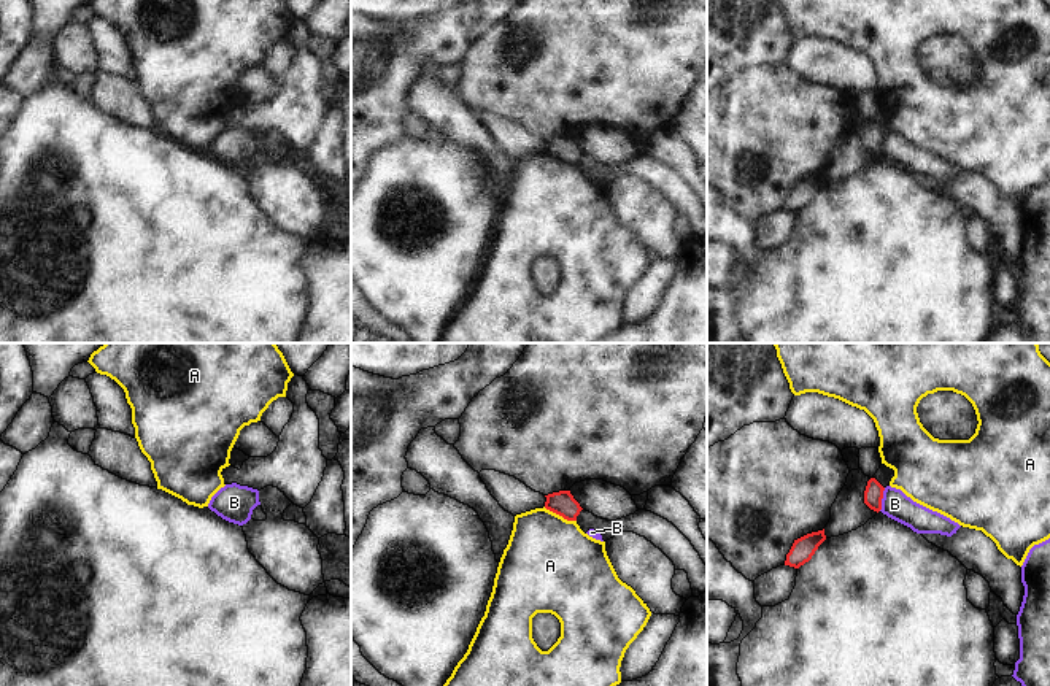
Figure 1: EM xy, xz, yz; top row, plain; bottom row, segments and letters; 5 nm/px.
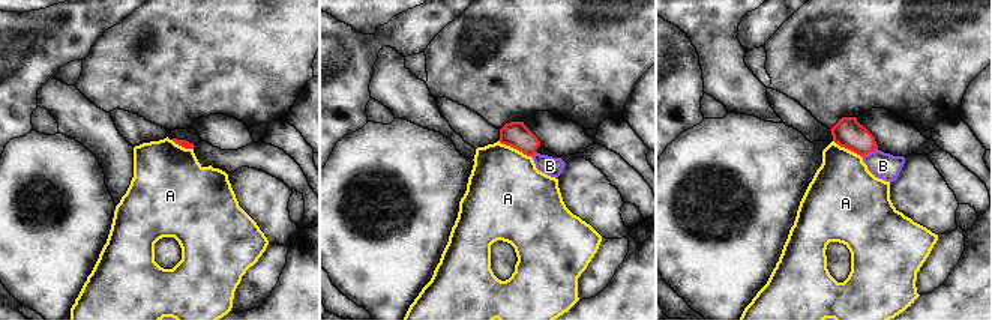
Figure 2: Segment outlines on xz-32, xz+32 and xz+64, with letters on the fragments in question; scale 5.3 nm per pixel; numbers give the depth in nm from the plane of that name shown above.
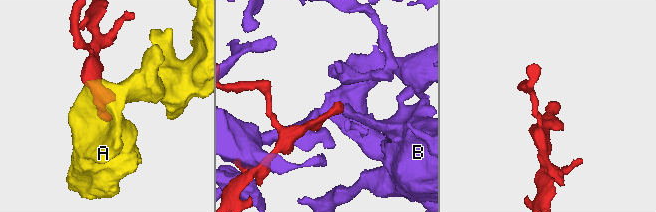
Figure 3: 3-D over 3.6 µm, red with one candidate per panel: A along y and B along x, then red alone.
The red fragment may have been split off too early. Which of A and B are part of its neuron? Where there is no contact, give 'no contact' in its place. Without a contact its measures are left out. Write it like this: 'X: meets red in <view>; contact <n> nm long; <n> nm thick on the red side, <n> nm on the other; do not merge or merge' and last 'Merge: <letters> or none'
A: meets red in xz; contact 180 nm long; 120 nm thick on the red side, 460 nm on the other; do not merge
B: meets red in yz; contact 120 nm long; 100 nm thick on the red side, 140 nm on the other; do not merge
Merge: none

